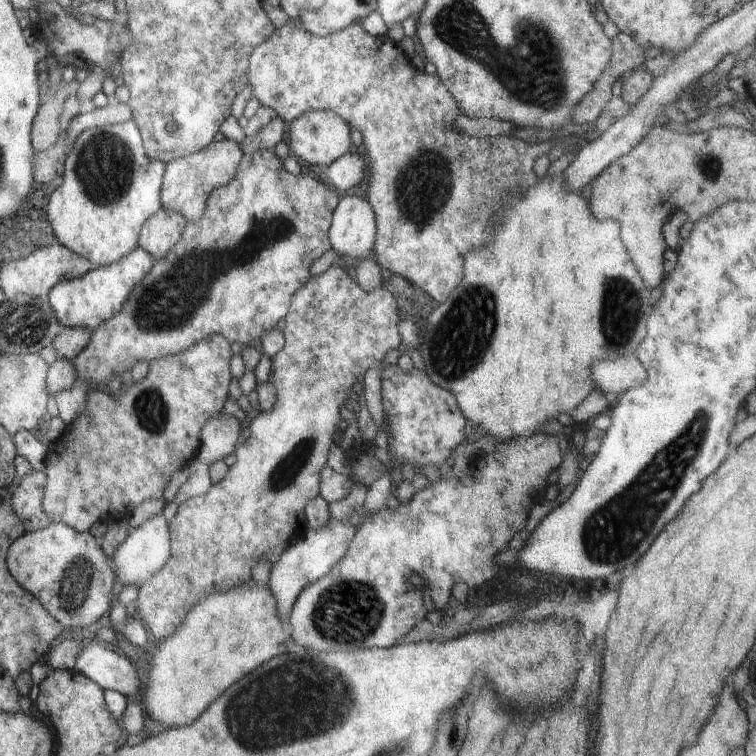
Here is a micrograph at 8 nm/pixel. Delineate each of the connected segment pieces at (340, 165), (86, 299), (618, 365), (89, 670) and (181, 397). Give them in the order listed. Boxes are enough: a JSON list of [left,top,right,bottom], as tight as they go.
[[326,153,368,192],[48,247,153,332],[592,356,647,400],[74,641,141,698],[42,334,232,533]]

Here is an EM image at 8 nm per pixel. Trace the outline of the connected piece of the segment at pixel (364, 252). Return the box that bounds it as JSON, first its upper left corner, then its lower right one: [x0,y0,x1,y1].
[328,195,377,258]

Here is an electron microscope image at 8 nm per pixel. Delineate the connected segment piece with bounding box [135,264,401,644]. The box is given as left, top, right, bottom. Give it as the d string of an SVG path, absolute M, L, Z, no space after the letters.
M334 264L324 274L314 275L310 280L298 291L295 292L288 314L285 316L286 326L284 326L283 335L285 338L282 350L271 358L271 379L275 384L276 400L272 410L261 412L259 416L248 419L247 424L250 427L250 438L242 441L235 448L236 463L232 465L226 476L218 482L212 484L210 490L204 496L190 498L186 502L179 504L176 509L175 517L168 522L169 524L169 539L171 542L171 557L166 561L166 566L148 579L140 588L137 594L136 615L148 632L152 634L152 642L158 643L160 640L170 638L178 628L186 614L190 612L192 606L196 606L196 602L204 600L206 596L210 596L212 592L228 592L240 584L248 584L250 582L250 572L252 568L264 560L268 564L278 562L280 555L289 548L293 543L297 543L301 539L306 538L307 532L310 530L305 508L316 497L319 496L320 472L327 466L327 456L329 448L333 442L336 442L340 436L338 421L340 420L339 412L344 406L351 406L348 399L350 388L358 382L358 377L365 374L368 368L375 367L381 364L384 355L389 350L399 348L401 345L401 336L399 335L398 323L398 308L396 306L396 296L390 293L386 288L378 289L372 292L366 292L360 288L345 269L335 266Z

